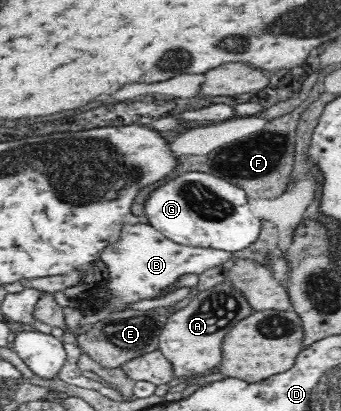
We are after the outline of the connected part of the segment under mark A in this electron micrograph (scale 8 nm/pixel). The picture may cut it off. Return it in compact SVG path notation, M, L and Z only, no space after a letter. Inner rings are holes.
M225 279L209 290L201 290L187 306L166 319L158 337L158 350L171 361L175 376L205 375L221 362L223 340L231 327L254 312L246 295Z

